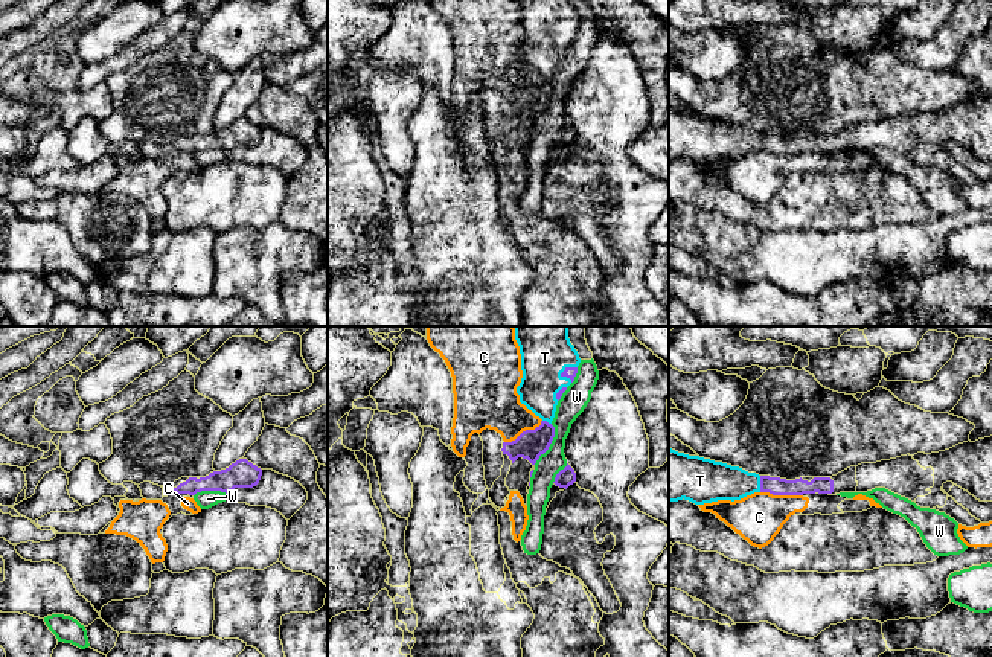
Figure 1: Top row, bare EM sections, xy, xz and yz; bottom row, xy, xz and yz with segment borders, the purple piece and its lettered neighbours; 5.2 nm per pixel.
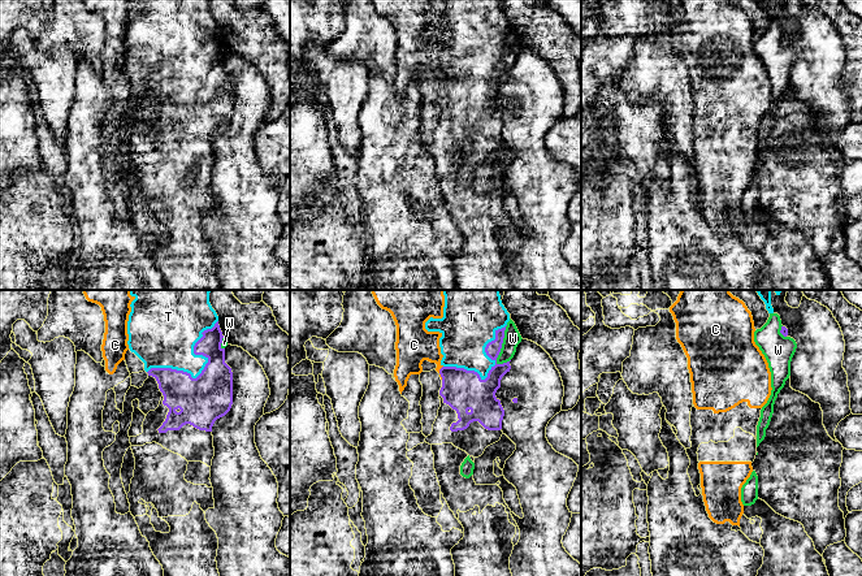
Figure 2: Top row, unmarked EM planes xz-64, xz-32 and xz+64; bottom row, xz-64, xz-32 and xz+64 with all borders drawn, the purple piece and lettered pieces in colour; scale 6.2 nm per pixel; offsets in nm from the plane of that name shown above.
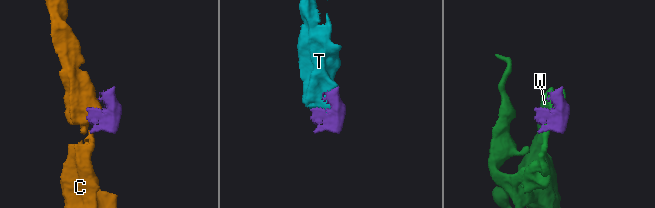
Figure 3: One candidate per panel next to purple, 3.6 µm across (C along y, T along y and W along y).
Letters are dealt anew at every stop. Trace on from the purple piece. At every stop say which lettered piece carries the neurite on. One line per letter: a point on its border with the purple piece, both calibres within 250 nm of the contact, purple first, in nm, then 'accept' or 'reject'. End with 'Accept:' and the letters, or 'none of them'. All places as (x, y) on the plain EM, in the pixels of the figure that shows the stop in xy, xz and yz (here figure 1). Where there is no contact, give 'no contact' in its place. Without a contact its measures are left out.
C: meets purple in yz at (782, 153); 100 nm thick on the purple side, 260 nm on the other; reject
T: meets purple in xz at (567, 26); 60 nm thick on the purple side, 220 nm on the other; accept
W: meets purple in xz at (550, 101); 160 nm thick on the purple side, 140 nm on the other; reject
Accept: T

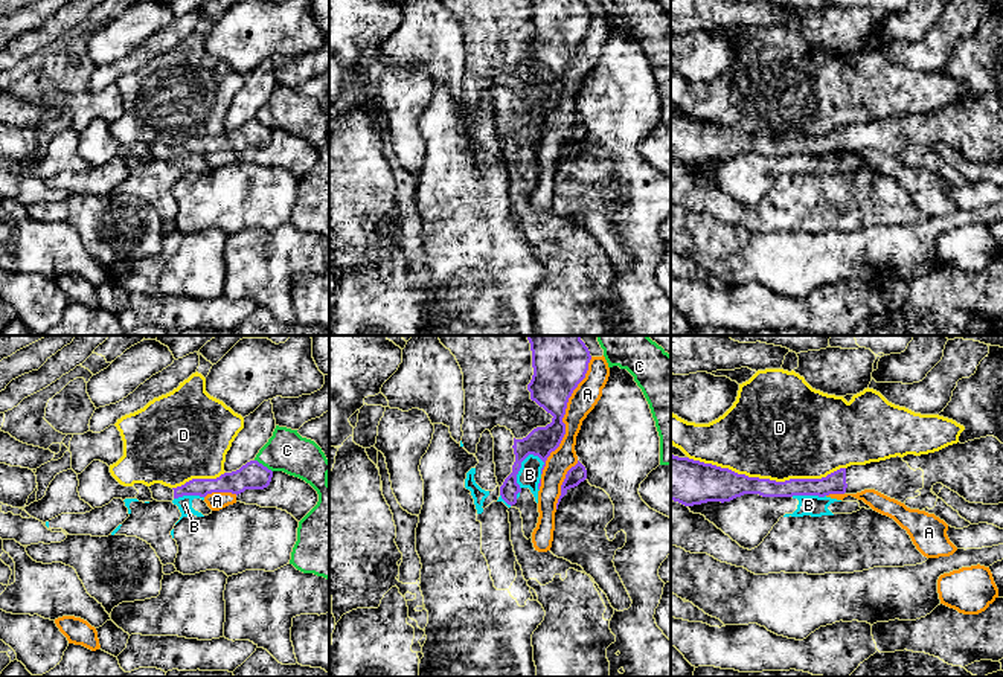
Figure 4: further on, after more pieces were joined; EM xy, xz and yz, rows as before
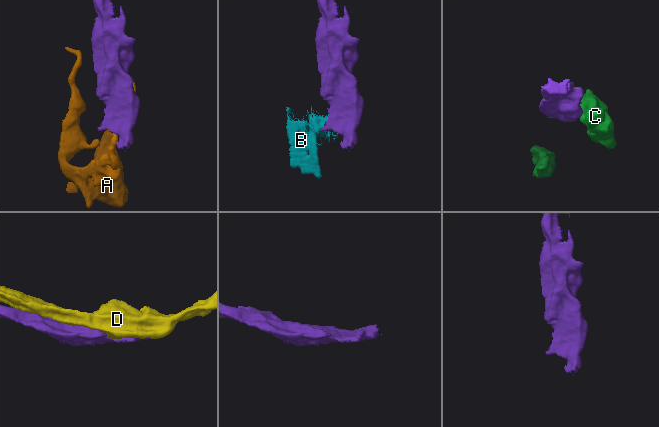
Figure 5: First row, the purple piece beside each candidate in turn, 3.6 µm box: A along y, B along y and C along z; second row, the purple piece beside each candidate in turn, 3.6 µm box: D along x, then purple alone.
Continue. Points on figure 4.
A: meets purple in xz at (563, 75); 260 nm thick on the purple side, 140 nm on the other; reject
B: meets purple in xz at (520, 125); 160 nm thick on the purple side, 120 nm on the other; reject
C: meets purple in xy at (262, 124); 140 nm thick on the purple side, 220 nm on the other; reject
D: meets purple in yz at (767, 137); 180 nm thick on the purple side, 500 nm on the other; reject
Accept: none of them

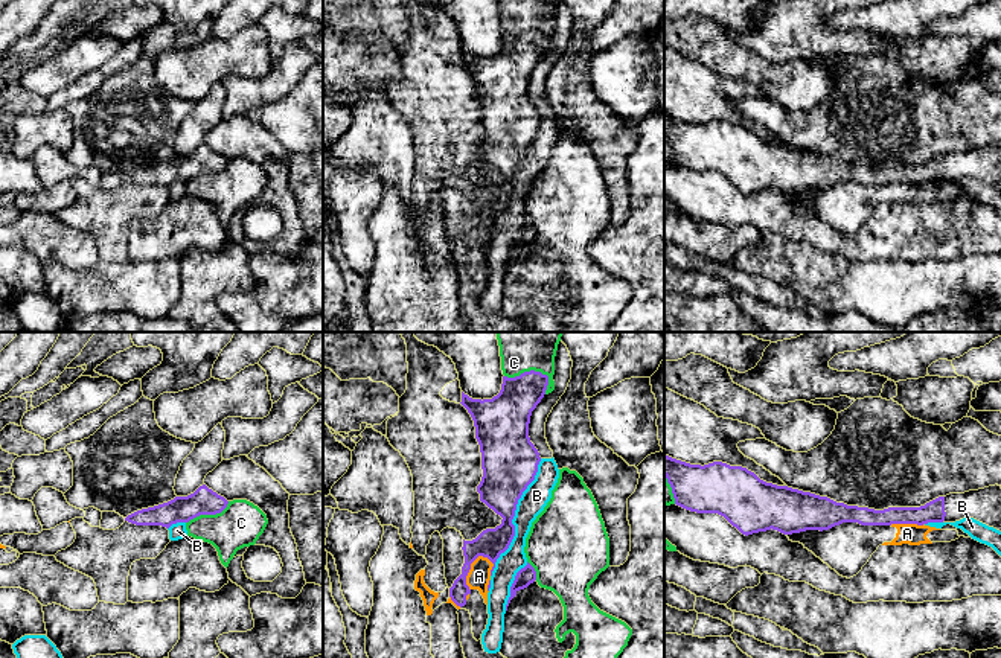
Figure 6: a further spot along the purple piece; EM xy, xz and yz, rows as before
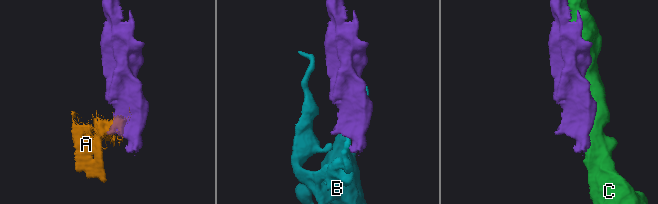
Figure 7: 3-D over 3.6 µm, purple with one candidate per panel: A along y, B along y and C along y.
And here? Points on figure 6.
A: meets purple in xz at (470, 227); 160 nm thick on the purple side, 120 nm on the other; reject
B: meets purple in xz at (512, 177); 260 nm thick on the purple side, 140 nm on the other; reject
C: meets purple in xz at (530, 29); 220 nm thick on the purple side, 180 nm on the other; reject
Accept: none of them

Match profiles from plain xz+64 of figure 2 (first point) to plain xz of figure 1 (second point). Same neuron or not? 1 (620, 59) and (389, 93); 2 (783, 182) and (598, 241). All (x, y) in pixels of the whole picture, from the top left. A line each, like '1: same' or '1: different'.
1: different
2: same

